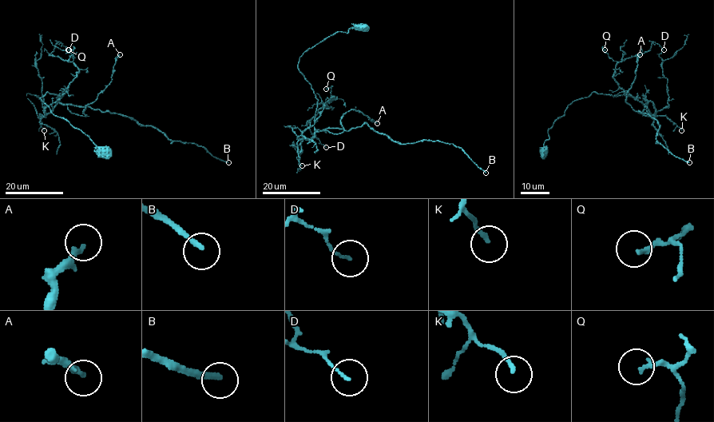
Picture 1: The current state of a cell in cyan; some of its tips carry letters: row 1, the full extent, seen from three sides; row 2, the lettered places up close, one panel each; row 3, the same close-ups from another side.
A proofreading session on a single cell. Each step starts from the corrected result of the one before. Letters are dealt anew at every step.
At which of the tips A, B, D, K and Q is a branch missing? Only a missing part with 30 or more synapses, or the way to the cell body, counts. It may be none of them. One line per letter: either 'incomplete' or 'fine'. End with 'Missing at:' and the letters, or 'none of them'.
A: fine
B: incomplete
D: fine
K: fine
Q: fine
Missing at: B

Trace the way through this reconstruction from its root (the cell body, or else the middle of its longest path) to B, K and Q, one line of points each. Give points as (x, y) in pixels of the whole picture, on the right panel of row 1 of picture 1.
B: (542, 151), (596, 92), (652, 102), (640, 112), (657, 141), (689, 162)
K: (542, 151), (547, 131), (566, 107), (593, 92), (636, 97), (652, 114), (665, 115), (681, 130)
Q: (542, 151), (547, 131), (574, 100), (593, 92), (636, 97), (618, 86), (613, 77), (617, 61), (604, 49)

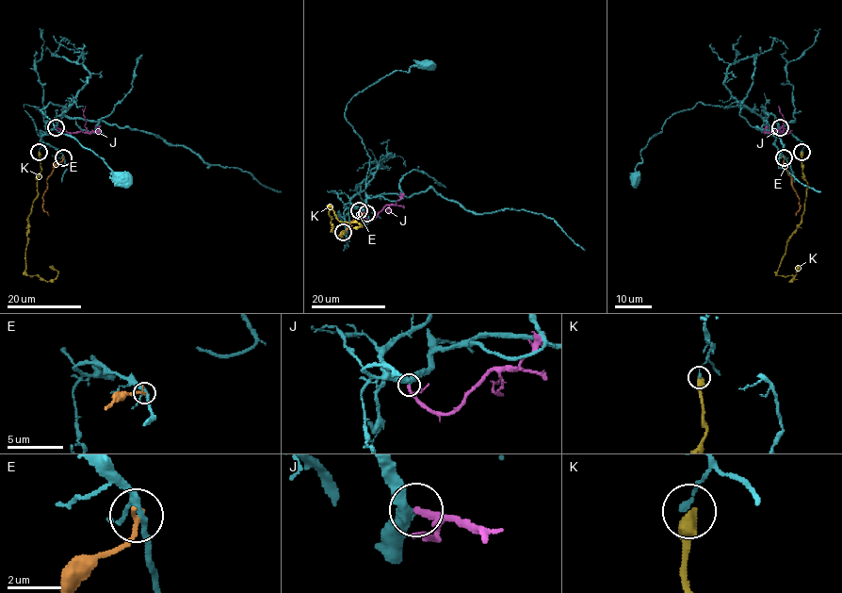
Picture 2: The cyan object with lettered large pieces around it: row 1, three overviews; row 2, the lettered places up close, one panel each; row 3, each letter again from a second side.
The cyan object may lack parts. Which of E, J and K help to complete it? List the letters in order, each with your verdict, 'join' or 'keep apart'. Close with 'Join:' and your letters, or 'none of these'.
E: keep apart
J: keep apart
K: keep apart
Join: none of these

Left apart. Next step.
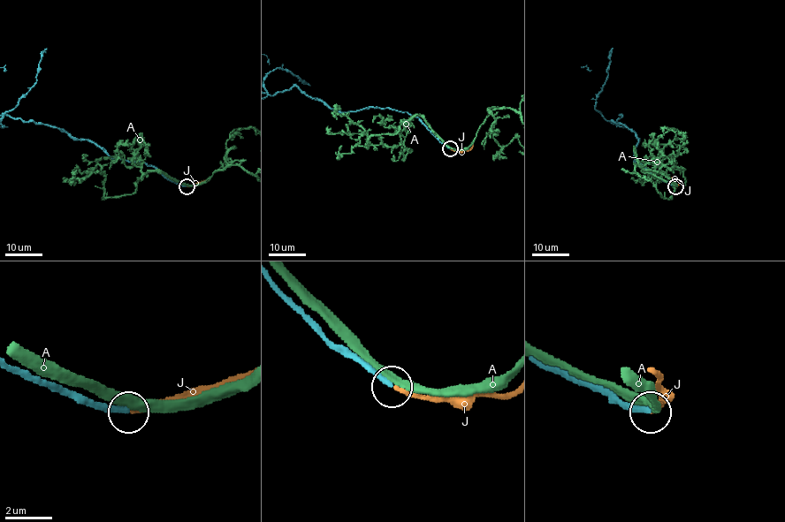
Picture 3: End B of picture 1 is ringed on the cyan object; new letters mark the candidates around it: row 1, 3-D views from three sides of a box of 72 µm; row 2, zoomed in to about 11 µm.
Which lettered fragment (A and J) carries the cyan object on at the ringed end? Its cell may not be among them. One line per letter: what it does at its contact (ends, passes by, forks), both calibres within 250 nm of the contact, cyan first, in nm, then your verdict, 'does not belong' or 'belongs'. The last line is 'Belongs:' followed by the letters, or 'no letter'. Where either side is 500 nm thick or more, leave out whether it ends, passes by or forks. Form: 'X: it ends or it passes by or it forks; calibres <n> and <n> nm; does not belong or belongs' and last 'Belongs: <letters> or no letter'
A: it passes by; calibres 280 and 320 nm; does not belong
J: it ends; calibres 200 and 190 nm; belongs
Belongs: J

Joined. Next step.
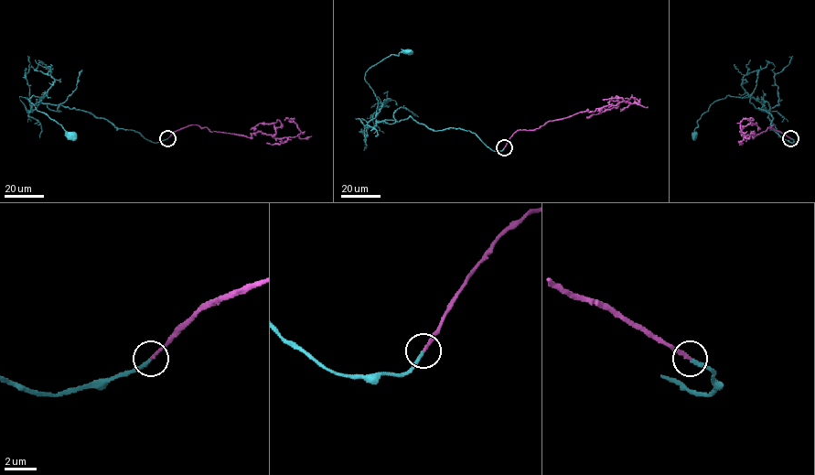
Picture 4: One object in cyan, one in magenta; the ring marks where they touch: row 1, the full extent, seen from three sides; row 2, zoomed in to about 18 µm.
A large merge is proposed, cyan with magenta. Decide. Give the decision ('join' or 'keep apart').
join

